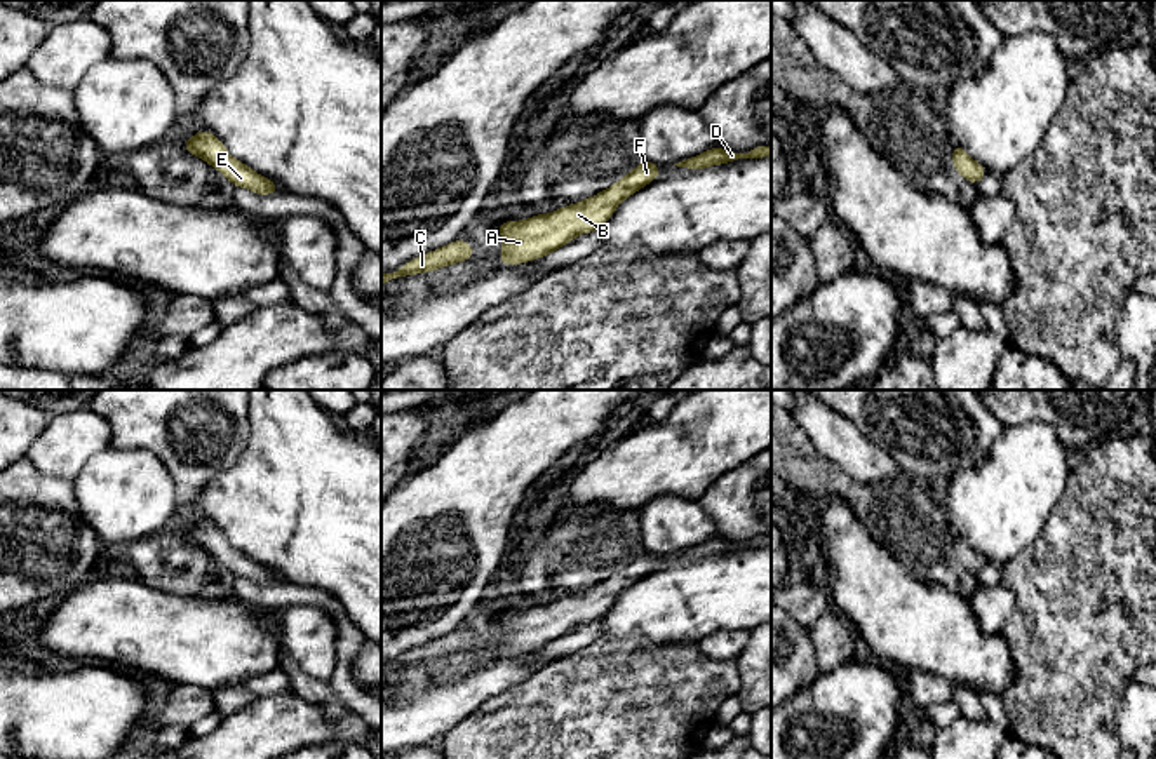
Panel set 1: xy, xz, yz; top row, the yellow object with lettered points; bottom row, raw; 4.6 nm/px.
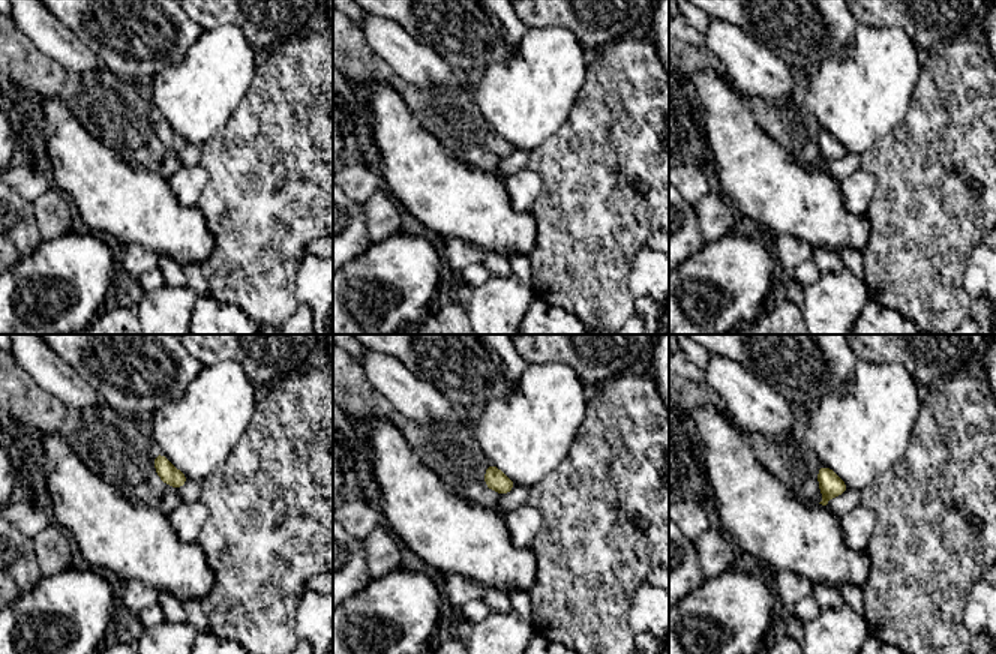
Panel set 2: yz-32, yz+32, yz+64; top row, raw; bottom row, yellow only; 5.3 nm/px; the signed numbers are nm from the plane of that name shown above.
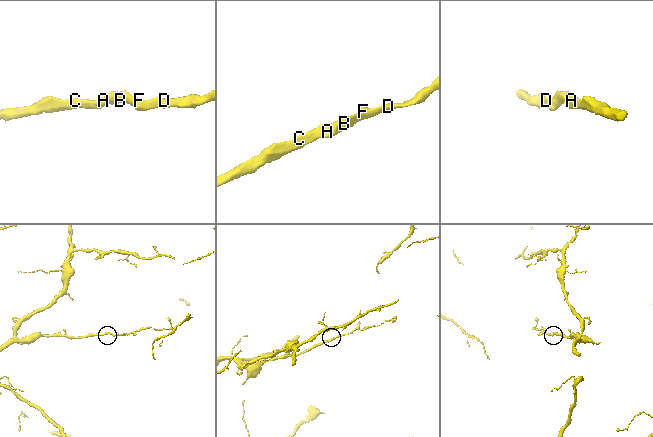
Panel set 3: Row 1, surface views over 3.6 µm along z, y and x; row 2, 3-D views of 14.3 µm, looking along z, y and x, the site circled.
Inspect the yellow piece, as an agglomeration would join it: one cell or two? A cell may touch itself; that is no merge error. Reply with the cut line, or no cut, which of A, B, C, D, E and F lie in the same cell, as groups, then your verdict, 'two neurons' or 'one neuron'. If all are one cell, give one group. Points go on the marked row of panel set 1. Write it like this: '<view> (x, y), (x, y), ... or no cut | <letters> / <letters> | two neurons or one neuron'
no cut | A B C D E F | one neuron

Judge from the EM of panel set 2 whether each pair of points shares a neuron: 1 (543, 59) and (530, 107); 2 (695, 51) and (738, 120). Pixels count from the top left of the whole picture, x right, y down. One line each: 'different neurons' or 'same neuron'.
1: same neuron
2: different neurons

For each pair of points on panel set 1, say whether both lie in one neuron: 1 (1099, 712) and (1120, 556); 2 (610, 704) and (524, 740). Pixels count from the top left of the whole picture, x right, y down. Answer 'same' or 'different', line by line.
1: same
2: same

